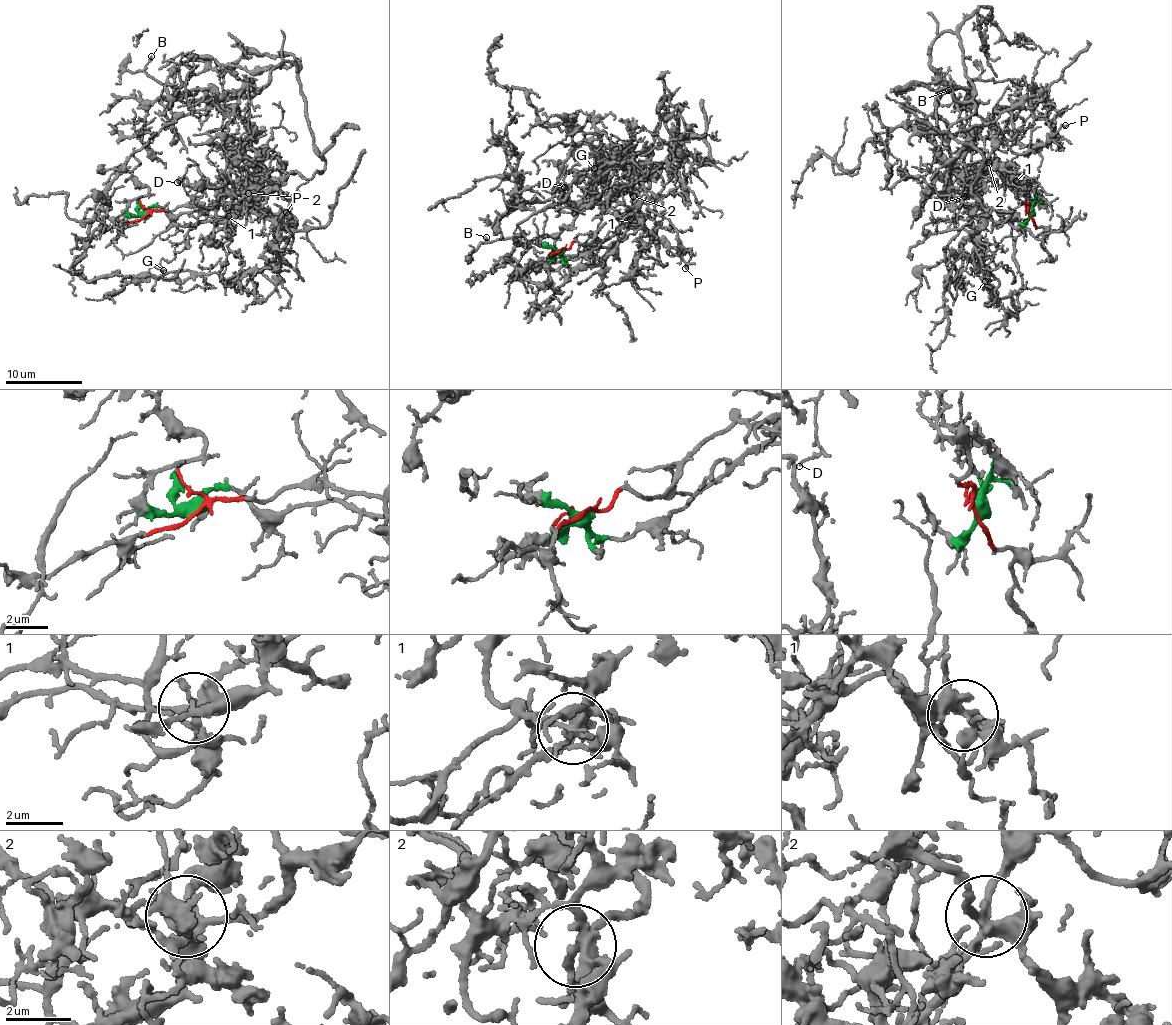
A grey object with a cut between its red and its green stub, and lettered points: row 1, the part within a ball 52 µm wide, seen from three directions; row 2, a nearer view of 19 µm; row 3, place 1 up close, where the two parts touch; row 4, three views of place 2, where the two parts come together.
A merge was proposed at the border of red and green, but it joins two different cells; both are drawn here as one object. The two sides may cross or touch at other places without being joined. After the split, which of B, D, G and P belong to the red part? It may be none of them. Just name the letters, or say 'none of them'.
D, G, P

